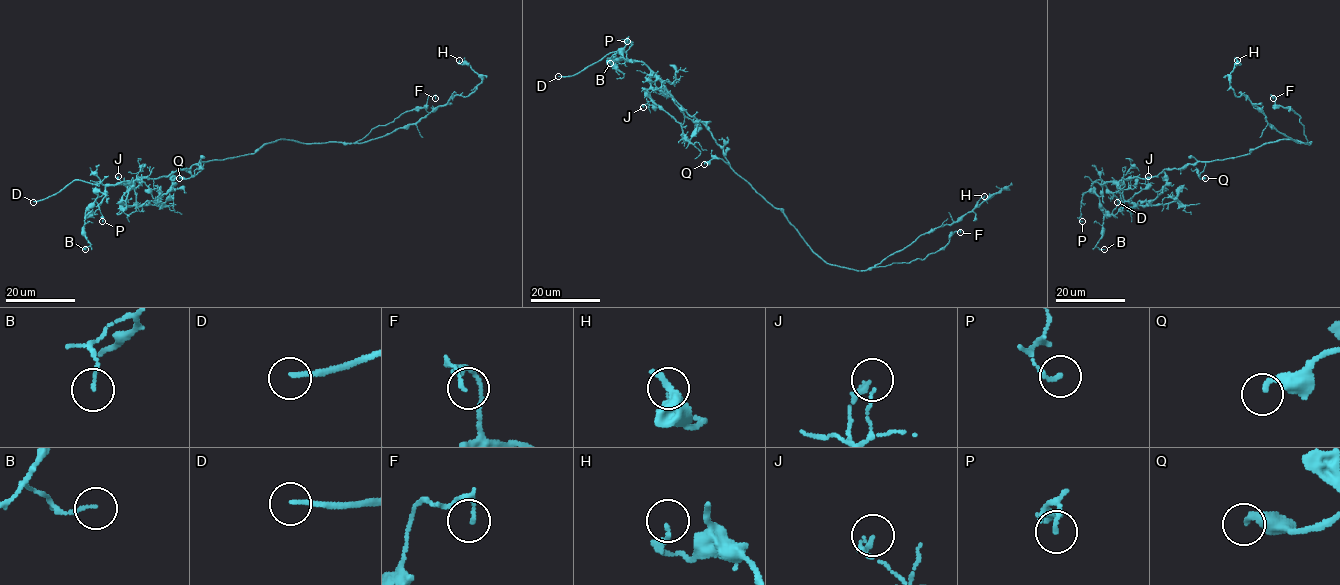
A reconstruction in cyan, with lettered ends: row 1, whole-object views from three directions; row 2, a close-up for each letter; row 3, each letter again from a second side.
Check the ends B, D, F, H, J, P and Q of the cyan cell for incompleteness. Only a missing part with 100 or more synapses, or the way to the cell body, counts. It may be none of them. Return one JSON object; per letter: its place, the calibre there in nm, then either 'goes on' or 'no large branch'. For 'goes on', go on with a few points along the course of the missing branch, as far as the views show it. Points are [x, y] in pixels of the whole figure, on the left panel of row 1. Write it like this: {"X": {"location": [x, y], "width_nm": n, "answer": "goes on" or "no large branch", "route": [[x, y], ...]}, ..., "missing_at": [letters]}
{"B": {"location": [85, 249], "width_nm": 100, "answer": "no large branch"}, "D": {"location": [33, 202], "width_nm": 160, "answer": "goes on"}, "F": {"location": [435, 98], "width_nm": 110, "answer": "no large branch"}, "H": {"location": [459, 60], "width_nm": 160, "answer": "no large branch"}, "J": {"location": [118, 176], "width_nm": 200, "answer": "no large branch"}, "P": {"location": [102, 221], "width_nm": 160, "answer": "no large branch"}, "Q": {"location": [179, 178], "width_nm": 260, "answer": "no large branch"}, "missing_at": ["D"]}

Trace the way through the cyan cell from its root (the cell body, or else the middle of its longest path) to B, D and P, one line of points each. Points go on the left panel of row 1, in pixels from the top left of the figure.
B: (261, 147), (252, 154), (194, 163), (168, 175), (108, 185), (86, 212), (84, 236), (90, 245), (85, 249)
D: (261, 147), (252, 154), (194, 163), (157, 178), (116, 184), (74, 180), (33, 202)
P: (261, 147), (168, 175), (108, 185), (101, 196), (98, 191), (104, 196), (99, 204), (102, 221)

